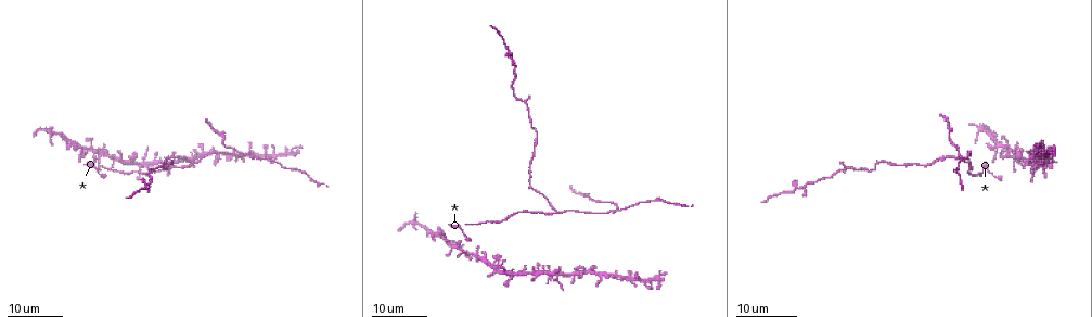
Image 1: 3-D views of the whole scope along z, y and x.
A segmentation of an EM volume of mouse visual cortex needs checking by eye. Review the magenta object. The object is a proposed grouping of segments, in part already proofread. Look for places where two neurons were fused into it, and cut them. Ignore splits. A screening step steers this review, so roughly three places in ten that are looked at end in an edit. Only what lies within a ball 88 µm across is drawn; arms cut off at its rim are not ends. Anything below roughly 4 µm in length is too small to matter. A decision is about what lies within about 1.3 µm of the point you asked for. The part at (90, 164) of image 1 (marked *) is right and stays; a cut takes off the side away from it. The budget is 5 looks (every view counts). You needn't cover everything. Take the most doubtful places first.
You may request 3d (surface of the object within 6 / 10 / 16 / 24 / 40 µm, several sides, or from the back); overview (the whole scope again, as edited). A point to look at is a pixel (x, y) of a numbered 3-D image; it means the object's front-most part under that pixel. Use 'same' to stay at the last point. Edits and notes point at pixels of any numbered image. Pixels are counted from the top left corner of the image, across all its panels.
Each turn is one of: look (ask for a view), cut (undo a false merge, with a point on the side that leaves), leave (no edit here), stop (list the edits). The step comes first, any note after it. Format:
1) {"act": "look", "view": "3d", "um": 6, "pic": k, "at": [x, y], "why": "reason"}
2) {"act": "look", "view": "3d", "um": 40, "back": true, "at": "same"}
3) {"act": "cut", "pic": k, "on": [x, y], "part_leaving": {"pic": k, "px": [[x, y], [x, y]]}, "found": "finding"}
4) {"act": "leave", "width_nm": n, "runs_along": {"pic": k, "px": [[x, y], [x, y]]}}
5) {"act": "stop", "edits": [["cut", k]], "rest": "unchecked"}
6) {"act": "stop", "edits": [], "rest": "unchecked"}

{"act": "look", "view": "3d", "um": 16, "pic": 1, "at": [618, 210], "why": "three-way junction"}

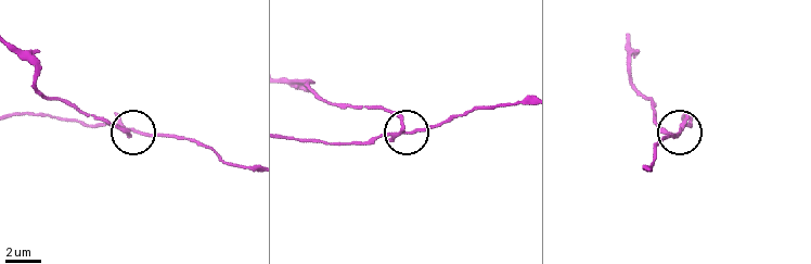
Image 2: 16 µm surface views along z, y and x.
{"act": "look", "view": "3d", "um": 10, "pic": 2, "at": [401, 133], "why": "zoom in"}

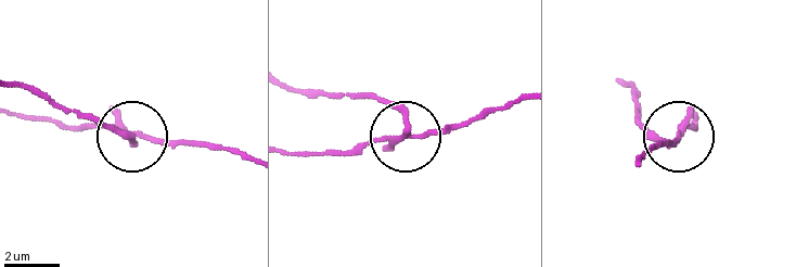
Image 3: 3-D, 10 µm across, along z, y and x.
{"act": "cut", "pic": 3, "on": [382, 101], "width_nm": 160, "part_leaving": {"pic": 3, "px": [[398, 138], [402, 117], [376, 101], [286, 89]]}, "found": "two neurons meet here"}

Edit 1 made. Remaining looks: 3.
{"act": "look", "view": "3d", "um": 24, "pic": 1, "at": [195, 161], "why": "three-way junction"}

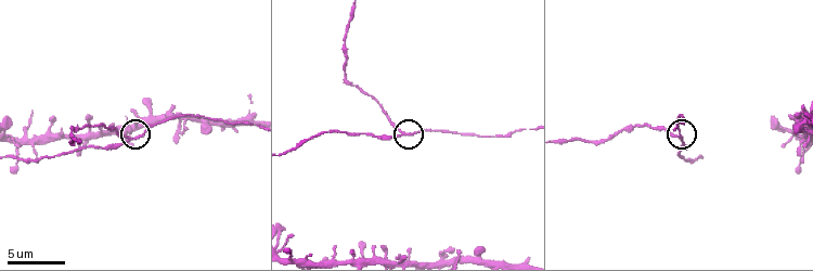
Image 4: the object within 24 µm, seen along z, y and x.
{"act": "look", "view": "3d", "um": 6, "pic": 4, "at": [129, 139]}

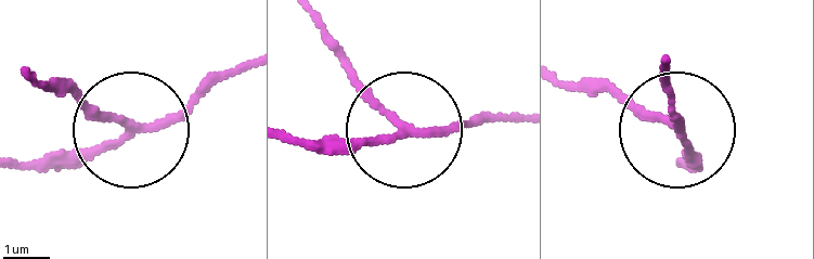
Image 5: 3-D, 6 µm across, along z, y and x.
{"act": "cut", "pic": 5, "on": [80, 102], "width_nm": 150, "part_leaving": {"pic": 5, "px": [[131, 124], [30, 81]]}, "found": "a second neuron is stuck on"}

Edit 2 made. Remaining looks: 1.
{"act": "stop", "edits": [["cut", 3], ["cut", 5]], "rest": "unchecked"}

